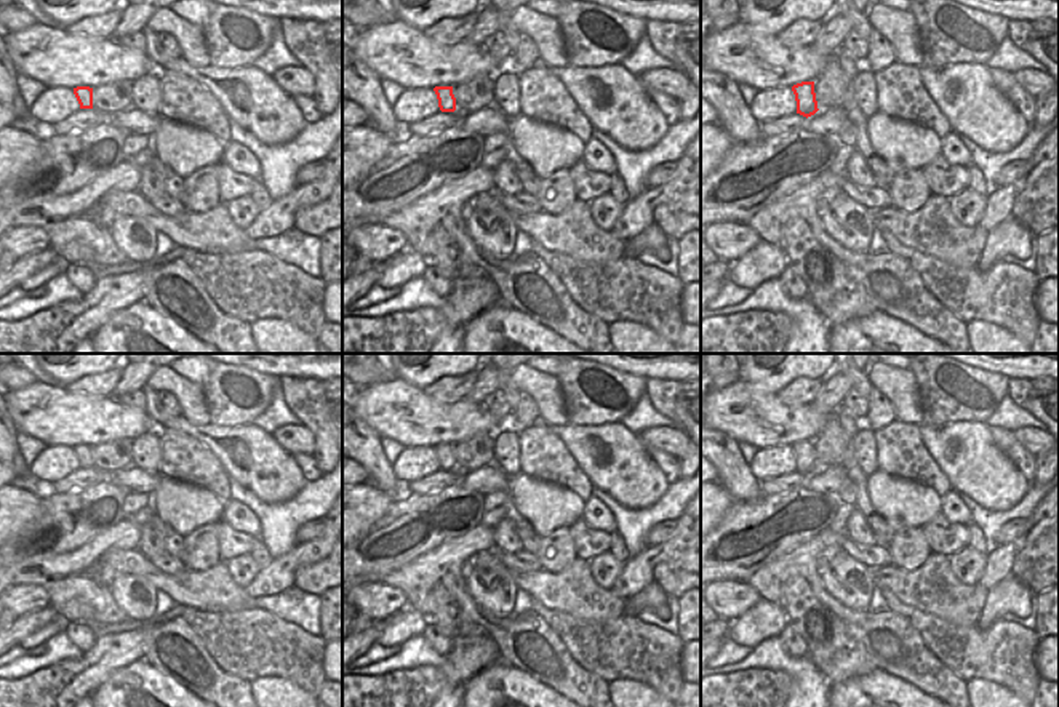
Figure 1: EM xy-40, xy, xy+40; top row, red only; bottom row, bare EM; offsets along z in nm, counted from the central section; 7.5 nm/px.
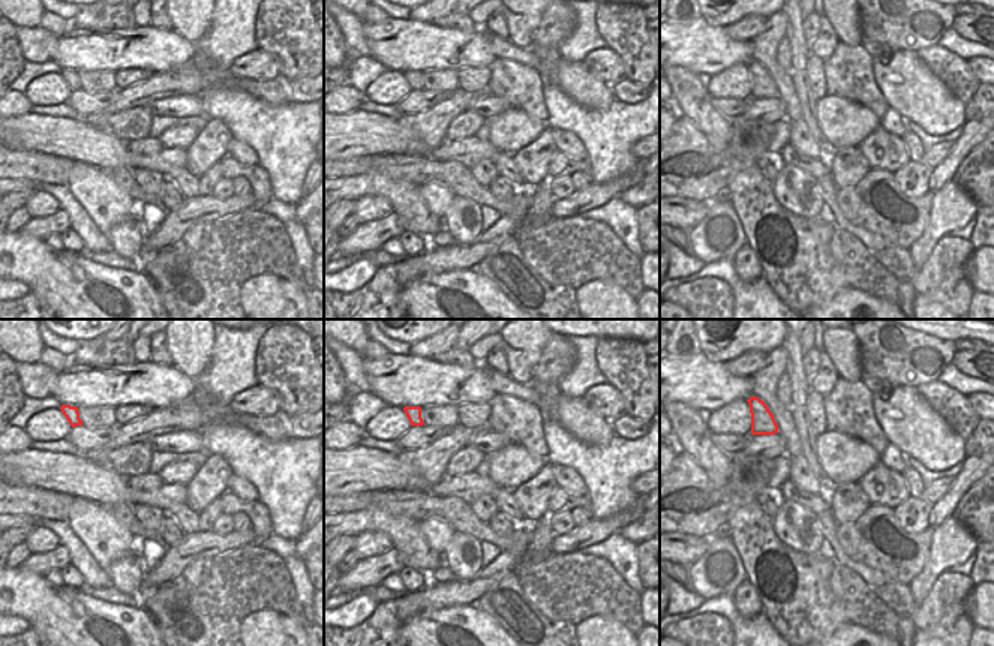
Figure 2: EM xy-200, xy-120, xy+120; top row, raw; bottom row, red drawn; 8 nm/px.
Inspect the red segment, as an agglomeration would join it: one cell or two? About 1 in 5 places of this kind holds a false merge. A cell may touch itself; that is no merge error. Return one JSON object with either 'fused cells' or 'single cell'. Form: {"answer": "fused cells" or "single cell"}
{"answer": "single cell"}

